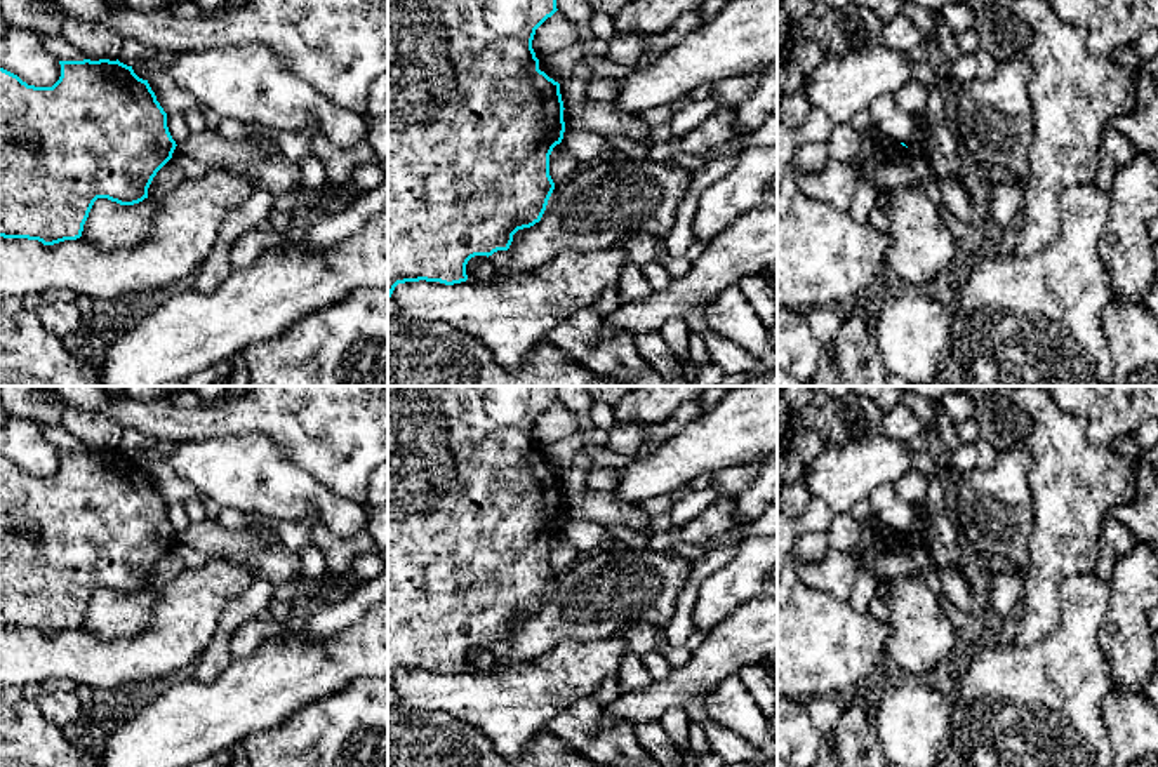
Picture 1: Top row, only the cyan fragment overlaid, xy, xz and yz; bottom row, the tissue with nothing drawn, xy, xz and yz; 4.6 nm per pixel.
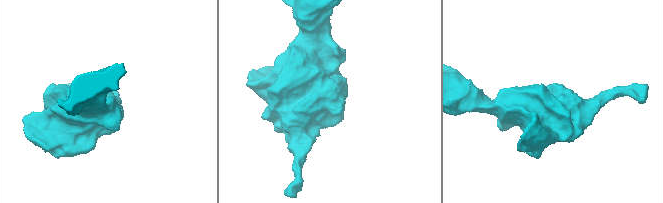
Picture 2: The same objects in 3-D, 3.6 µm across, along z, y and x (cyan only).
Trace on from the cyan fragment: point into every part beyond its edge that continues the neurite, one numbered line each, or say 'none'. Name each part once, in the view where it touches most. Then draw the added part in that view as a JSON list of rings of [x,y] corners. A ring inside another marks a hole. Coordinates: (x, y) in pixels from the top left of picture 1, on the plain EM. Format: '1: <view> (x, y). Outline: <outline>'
none

